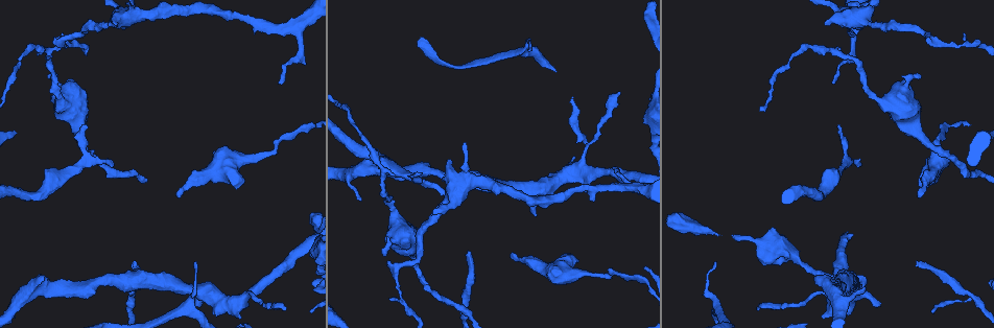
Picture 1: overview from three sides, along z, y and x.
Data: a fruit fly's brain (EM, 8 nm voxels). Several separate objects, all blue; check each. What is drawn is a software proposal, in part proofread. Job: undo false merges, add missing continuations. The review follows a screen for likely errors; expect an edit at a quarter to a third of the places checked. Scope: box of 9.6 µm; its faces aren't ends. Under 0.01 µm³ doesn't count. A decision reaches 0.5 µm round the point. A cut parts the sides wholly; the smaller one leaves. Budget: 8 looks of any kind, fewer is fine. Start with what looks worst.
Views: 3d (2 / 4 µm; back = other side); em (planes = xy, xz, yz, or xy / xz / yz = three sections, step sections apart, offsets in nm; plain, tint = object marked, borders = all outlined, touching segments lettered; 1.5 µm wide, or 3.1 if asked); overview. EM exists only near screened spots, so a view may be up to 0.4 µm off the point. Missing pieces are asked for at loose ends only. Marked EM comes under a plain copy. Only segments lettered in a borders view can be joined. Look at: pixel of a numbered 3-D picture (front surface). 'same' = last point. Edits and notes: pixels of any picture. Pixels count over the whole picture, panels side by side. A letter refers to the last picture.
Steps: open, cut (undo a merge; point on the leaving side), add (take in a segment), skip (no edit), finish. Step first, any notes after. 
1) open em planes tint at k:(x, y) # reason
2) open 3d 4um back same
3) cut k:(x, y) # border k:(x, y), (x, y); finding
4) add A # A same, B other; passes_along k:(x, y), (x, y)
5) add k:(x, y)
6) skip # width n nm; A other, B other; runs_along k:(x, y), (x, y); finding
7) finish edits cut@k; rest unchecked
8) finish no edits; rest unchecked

open em xz step 4 borders at 1:(917, 264) # thin end

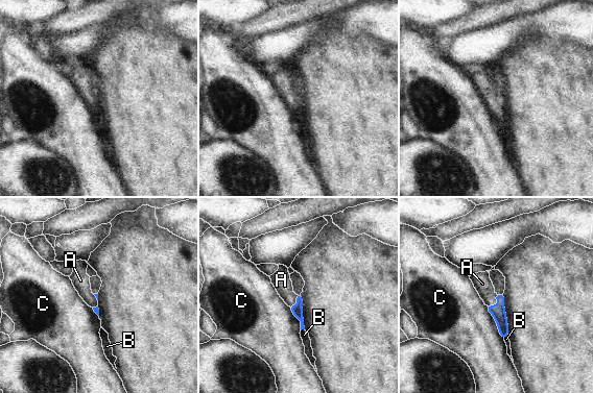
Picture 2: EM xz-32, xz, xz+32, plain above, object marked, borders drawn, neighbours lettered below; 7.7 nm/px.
open em planes borders same # another direction

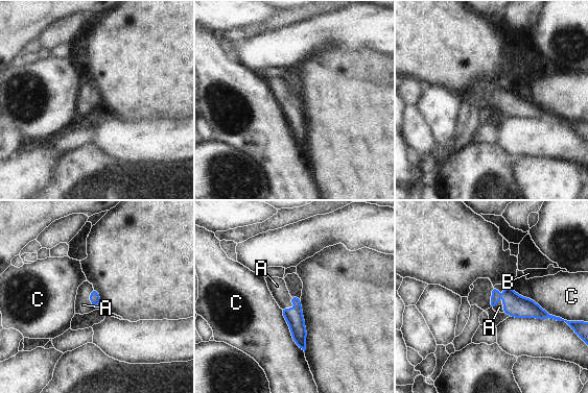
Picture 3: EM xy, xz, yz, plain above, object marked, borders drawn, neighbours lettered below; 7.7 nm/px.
add A # A same, B other, C other; passes_along 3:(295, 317), (288, 309), (277, 286); the neuron continues

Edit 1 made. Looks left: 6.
open 3d 4um at 1:(256, 157) # thick turns thin

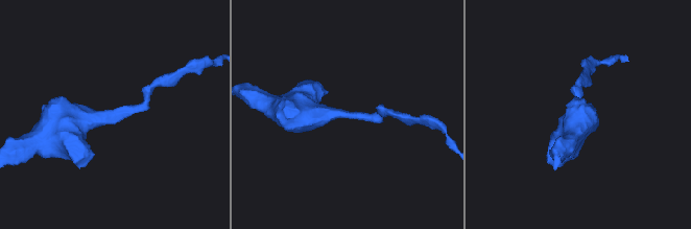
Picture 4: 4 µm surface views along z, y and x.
open em xz step 8 tint at 4:(112, 112) # now the EM

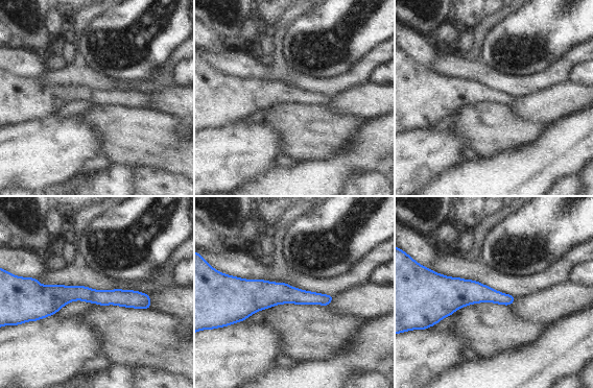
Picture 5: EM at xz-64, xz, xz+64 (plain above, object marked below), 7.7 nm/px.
open em planes borders same

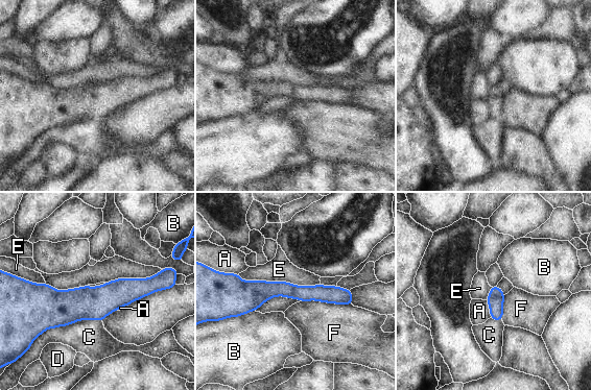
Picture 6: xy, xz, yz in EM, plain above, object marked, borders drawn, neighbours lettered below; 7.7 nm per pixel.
skip # longest_contact E 650 nm; A other, B other, C other, D other, E other, F other; runs_along 6:(32, 287), (45, 299), (158, 288); one neuron here

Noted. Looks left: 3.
finish edits add@3; rest unchecked

